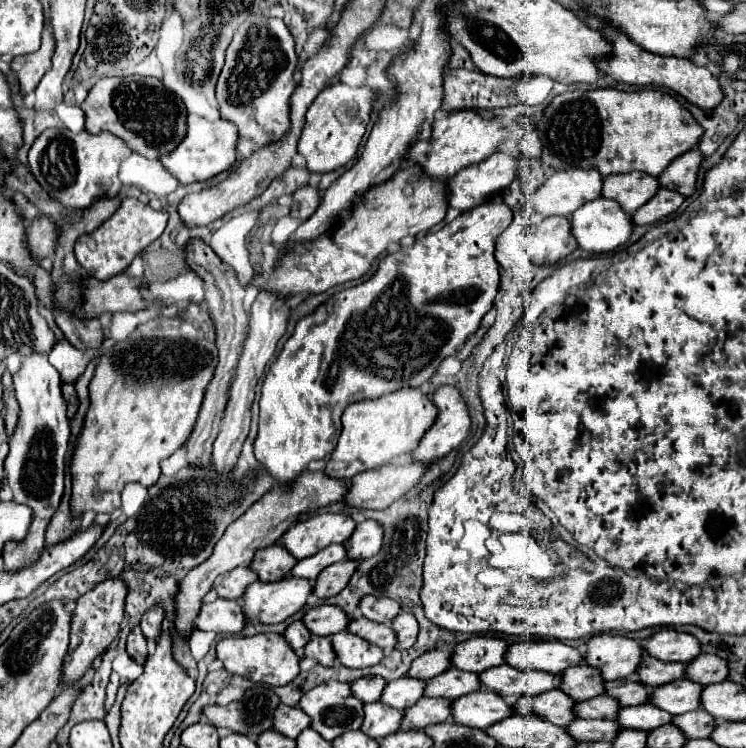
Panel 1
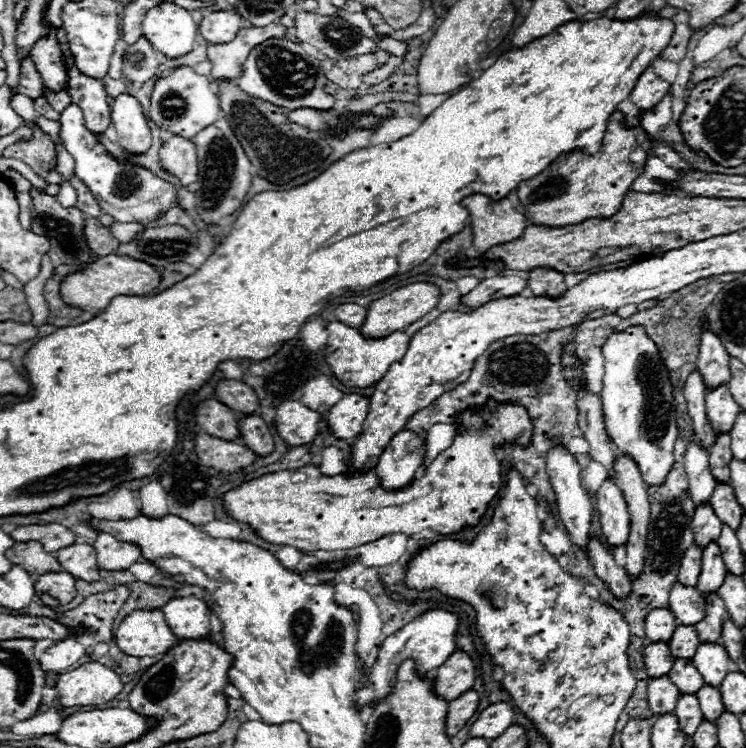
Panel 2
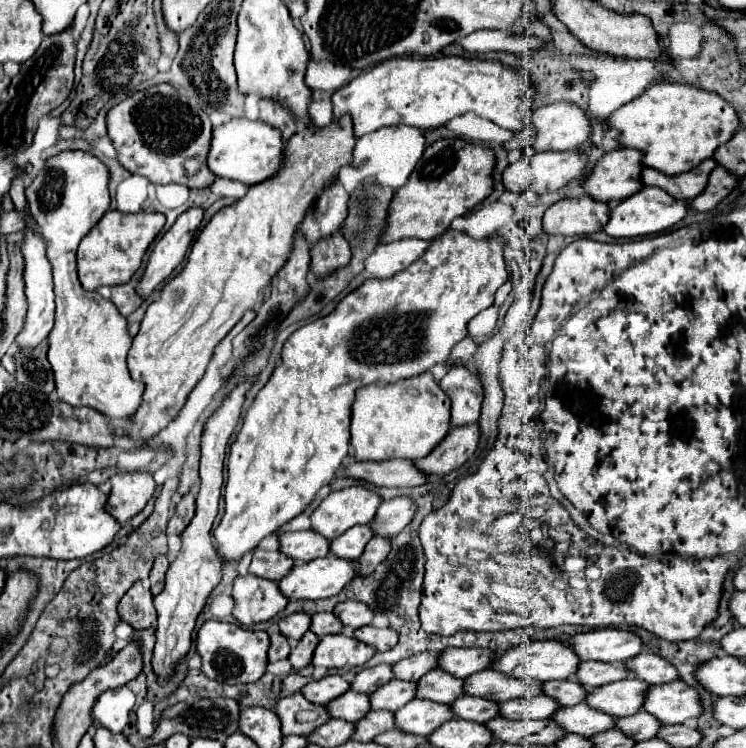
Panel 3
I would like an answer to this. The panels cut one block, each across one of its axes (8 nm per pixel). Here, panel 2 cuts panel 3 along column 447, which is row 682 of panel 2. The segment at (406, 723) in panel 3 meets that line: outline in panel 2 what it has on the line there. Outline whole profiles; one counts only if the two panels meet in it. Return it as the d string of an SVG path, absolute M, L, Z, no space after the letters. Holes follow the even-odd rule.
M700 644L692 660L698 672L702 672L706 684L718 688L726 678L730 658L722 644Z

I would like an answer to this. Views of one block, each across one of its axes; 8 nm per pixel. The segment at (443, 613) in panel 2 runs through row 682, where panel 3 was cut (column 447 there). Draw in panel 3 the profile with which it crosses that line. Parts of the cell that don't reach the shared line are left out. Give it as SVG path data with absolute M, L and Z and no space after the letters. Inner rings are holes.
M452 364L448 368L448 374L440 380L440 388L452 400L452 426L478 422L480 406L484 398L484 390L482 390L482 382L478 382L478 374L470 372L462 364Z

